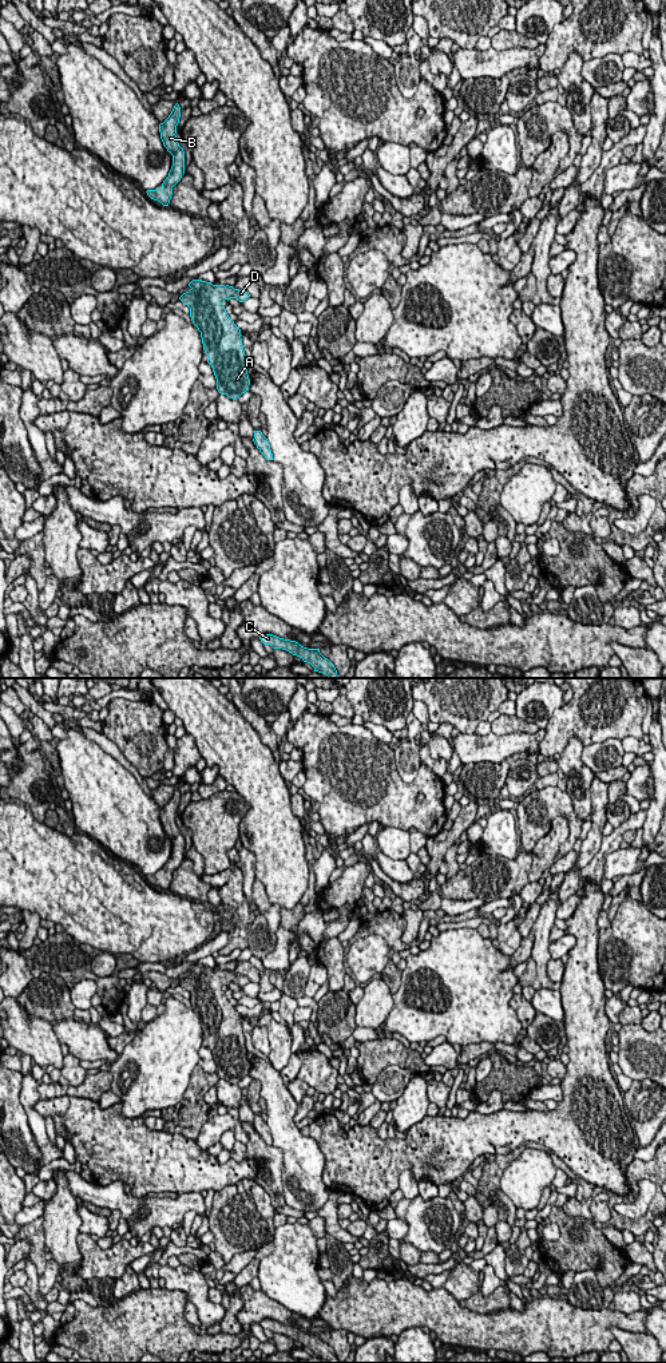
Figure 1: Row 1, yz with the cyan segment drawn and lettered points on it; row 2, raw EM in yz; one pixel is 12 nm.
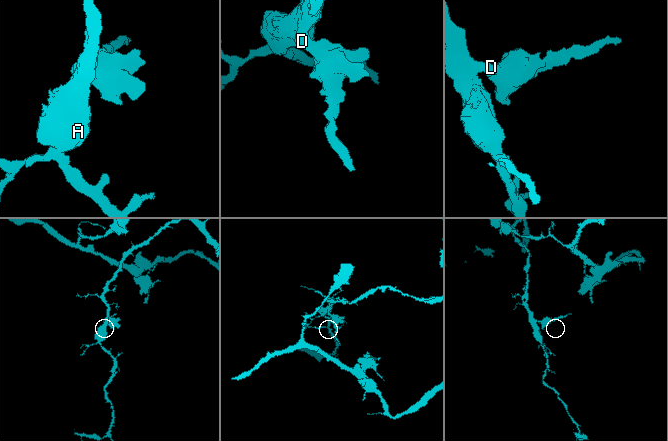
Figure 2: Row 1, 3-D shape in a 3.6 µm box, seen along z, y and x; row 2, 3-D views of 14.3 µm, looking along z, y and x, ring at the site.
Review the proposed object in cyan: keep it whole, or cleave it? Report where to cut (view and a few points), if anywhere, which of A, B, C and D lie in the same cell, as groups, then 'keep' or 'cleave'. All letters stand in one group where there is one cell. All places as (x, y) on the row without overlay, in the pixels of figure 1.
no cut; A B C D; keep

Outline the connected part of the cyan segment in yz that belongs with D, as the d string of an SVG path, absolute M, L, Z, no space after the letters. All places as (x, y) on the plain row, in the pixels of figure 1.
M193 964L189 971L191 974L179 984L190 992L191 1006L201 1017L207 1047L217 1063L217 1074L221 1079L237 1085L249 1075L250 1063L241 1014L229 1002L222 987L230 983L245 987L250 979L202 964Z

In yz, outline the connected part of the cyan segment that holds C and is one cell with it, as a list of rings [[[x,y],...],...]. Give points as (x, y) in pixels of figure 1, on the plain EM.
[[[262,1319],[259,1324],[263,1330],[270,1330],[273,1334],[282,1334],[300,1342],[304,1347],[310,1348],[314,1356],[322,1358],[329,1363],[341,1363],[334,1350],[320,1338],[320,1334],[308,1334],[296,1326],[284,1324],[273,1319]]]

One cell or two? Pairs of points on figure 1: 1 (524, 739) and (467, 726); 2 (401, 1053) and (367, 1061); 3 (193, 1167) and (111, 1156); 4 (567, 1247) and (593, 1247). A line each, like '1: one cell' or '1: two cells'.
1: two cells
2: one cell
3: one cell
4: one cell

